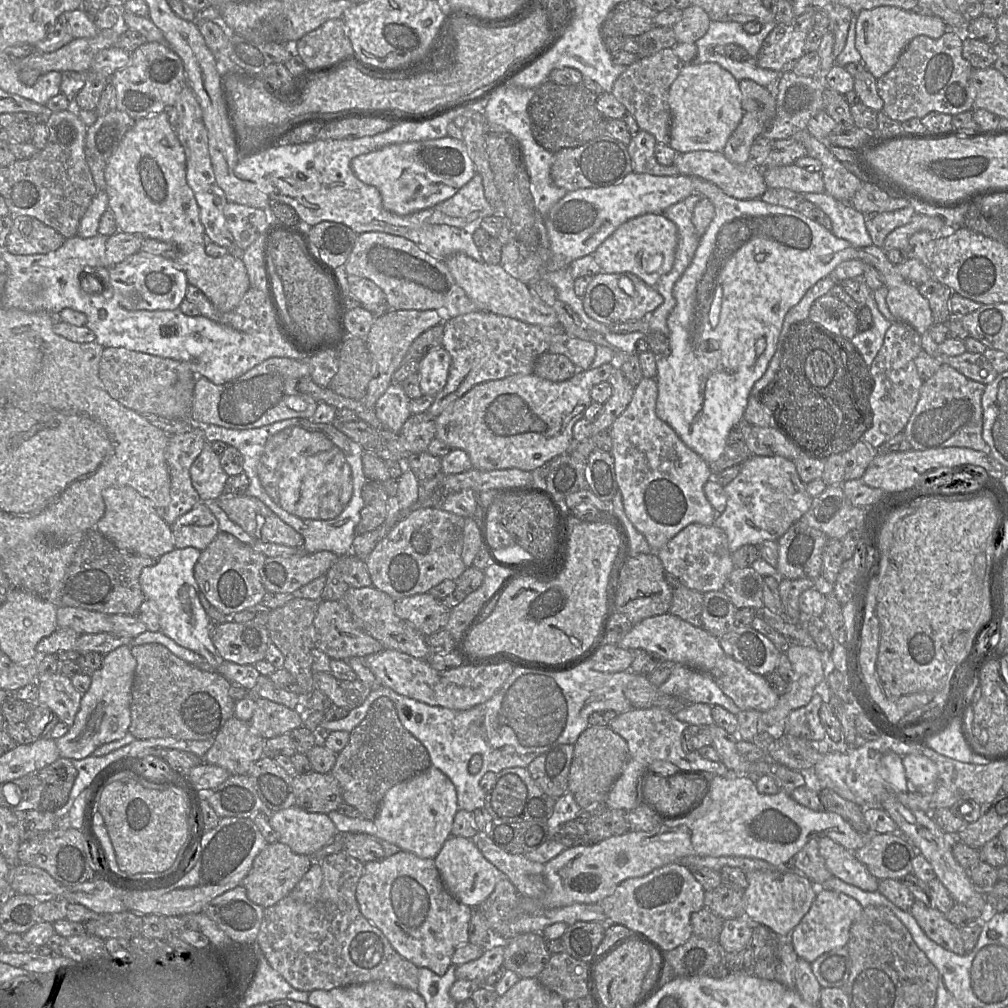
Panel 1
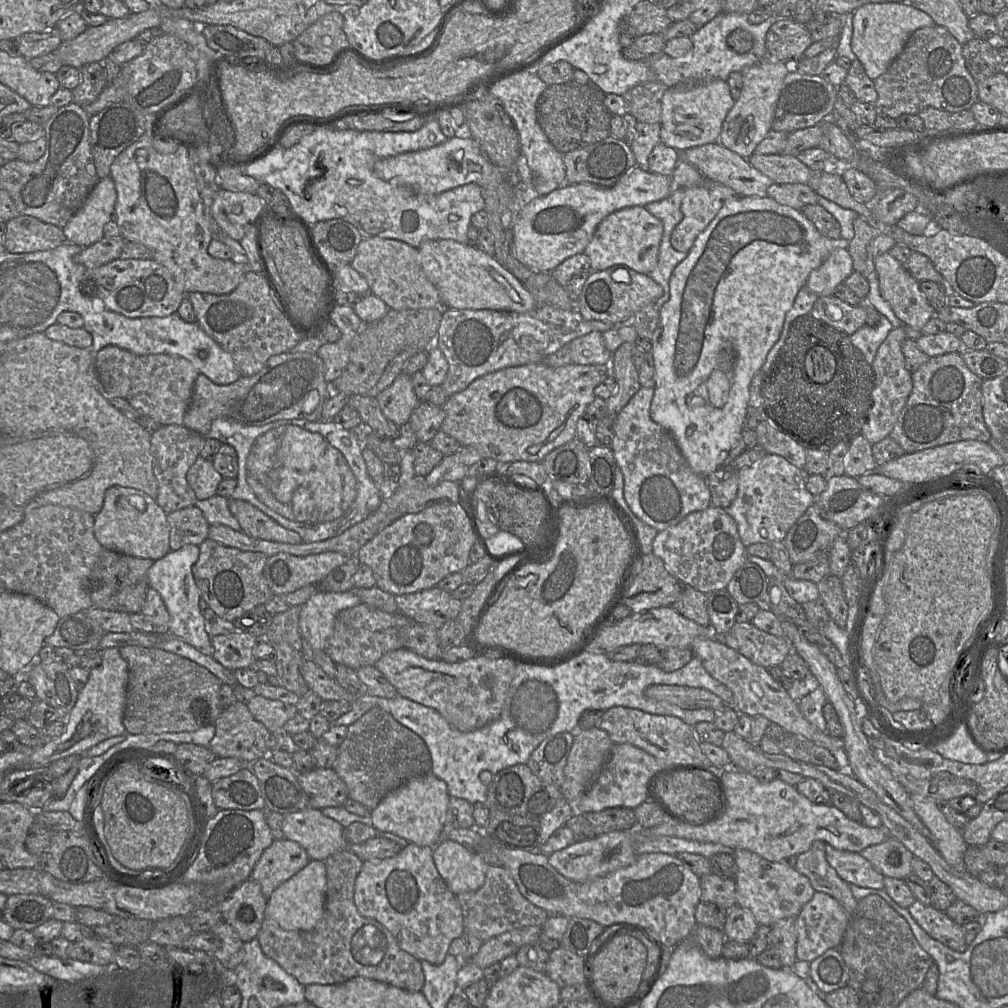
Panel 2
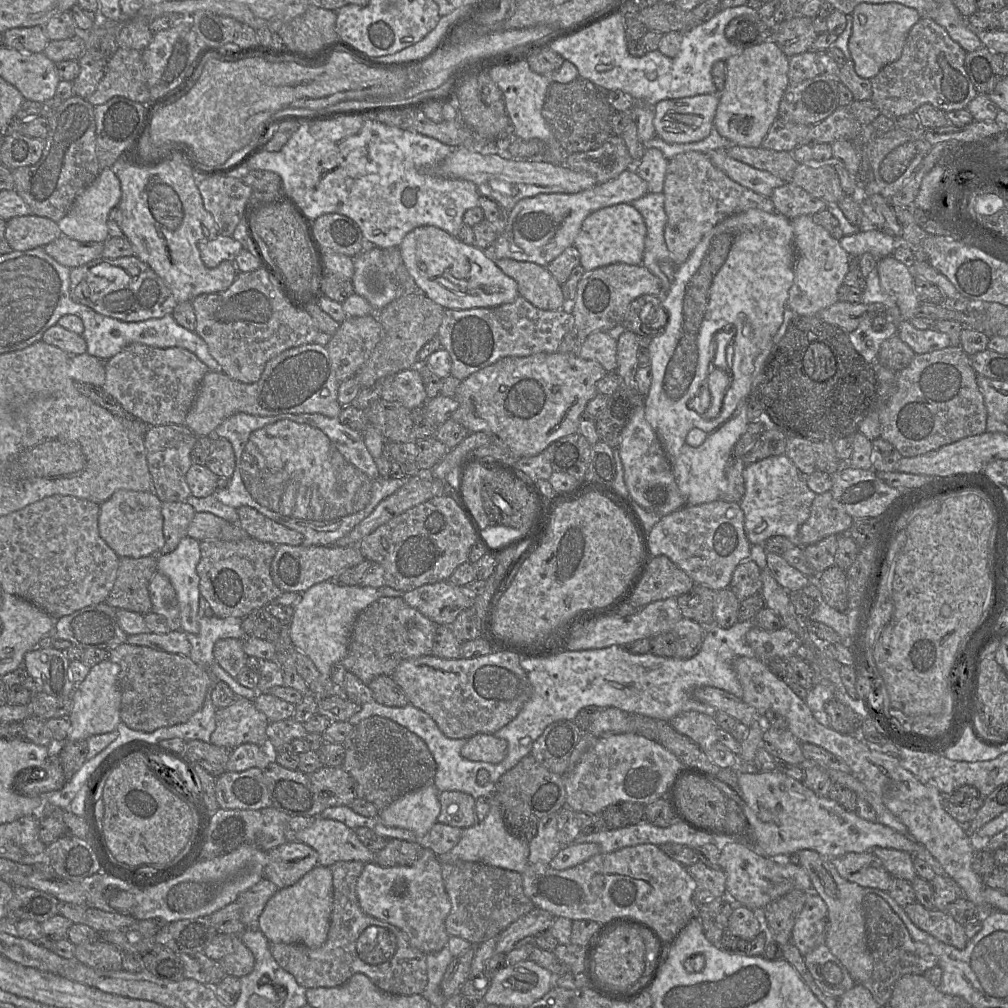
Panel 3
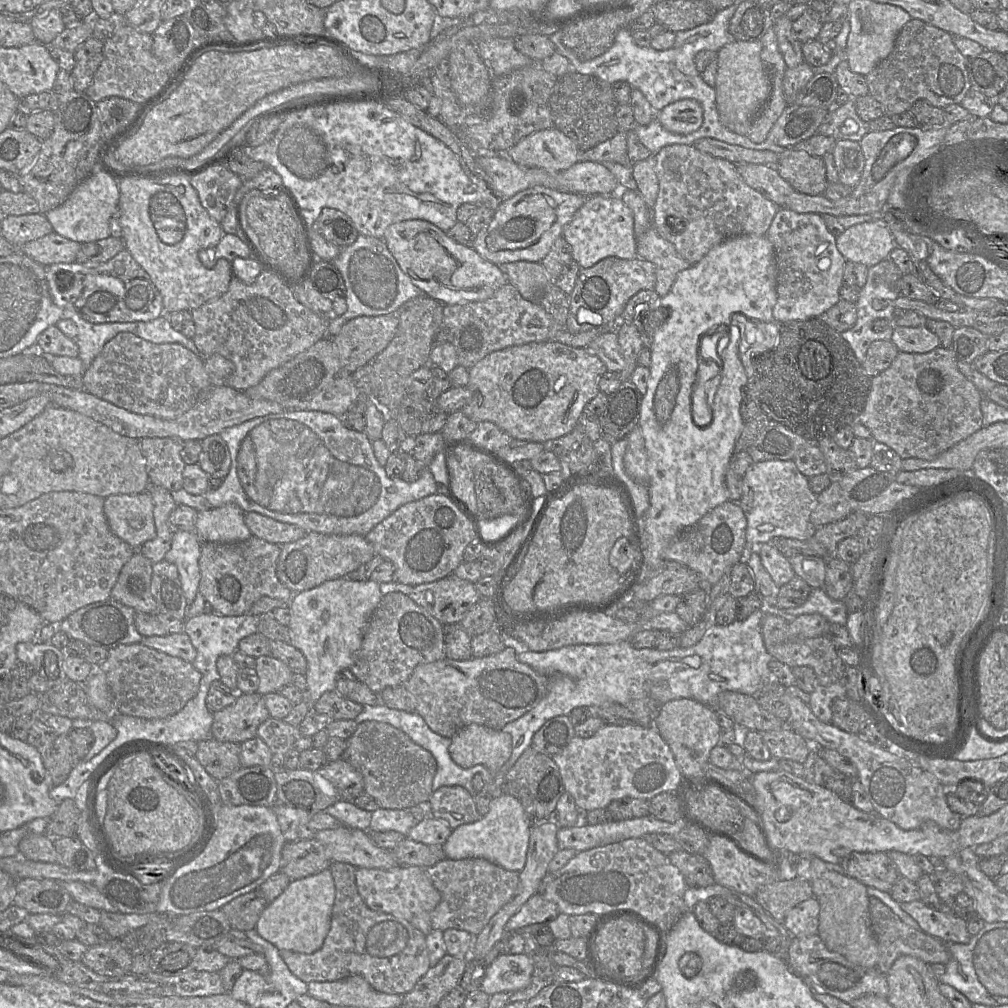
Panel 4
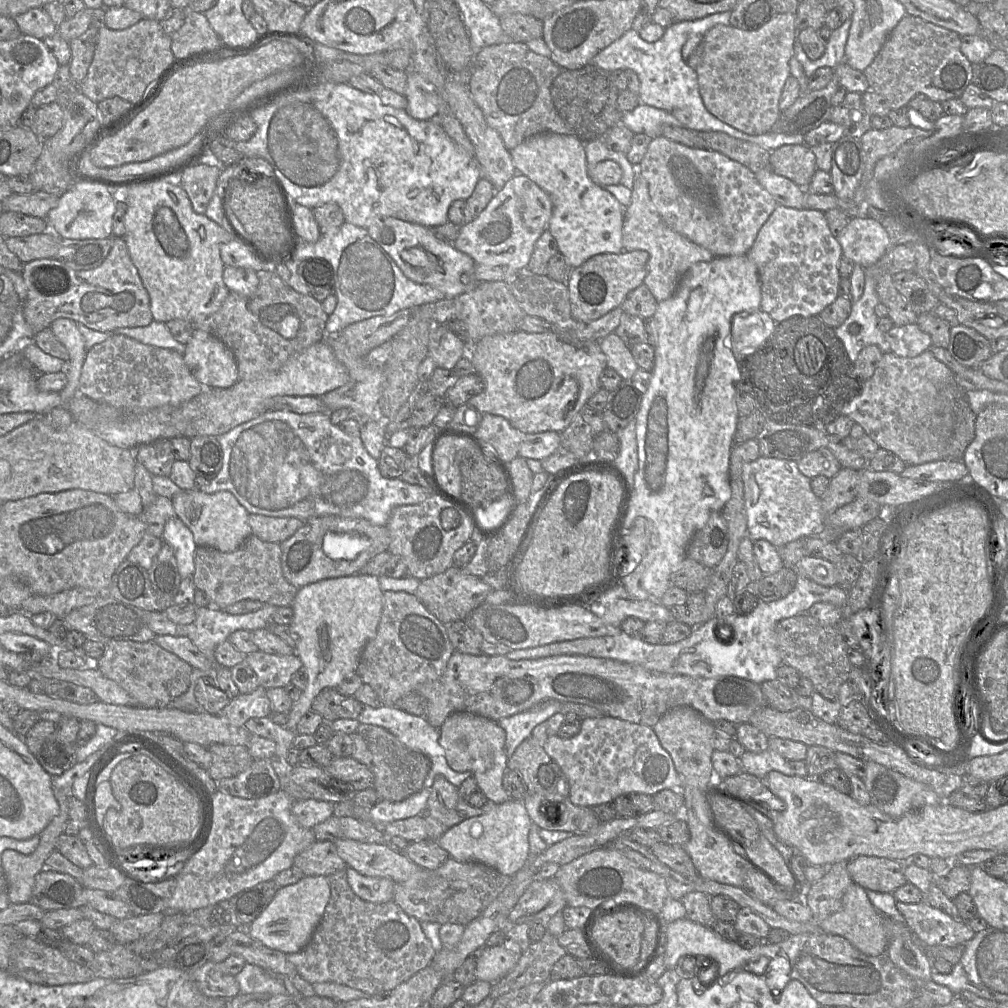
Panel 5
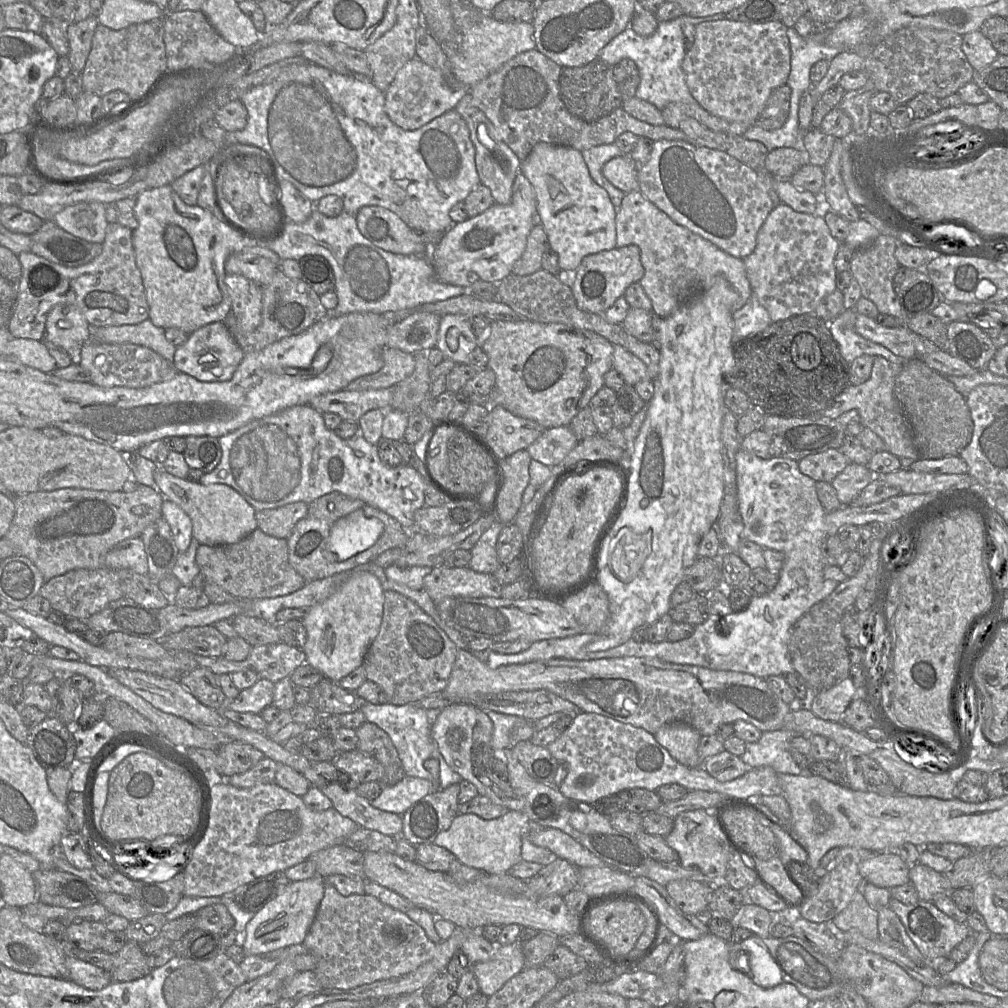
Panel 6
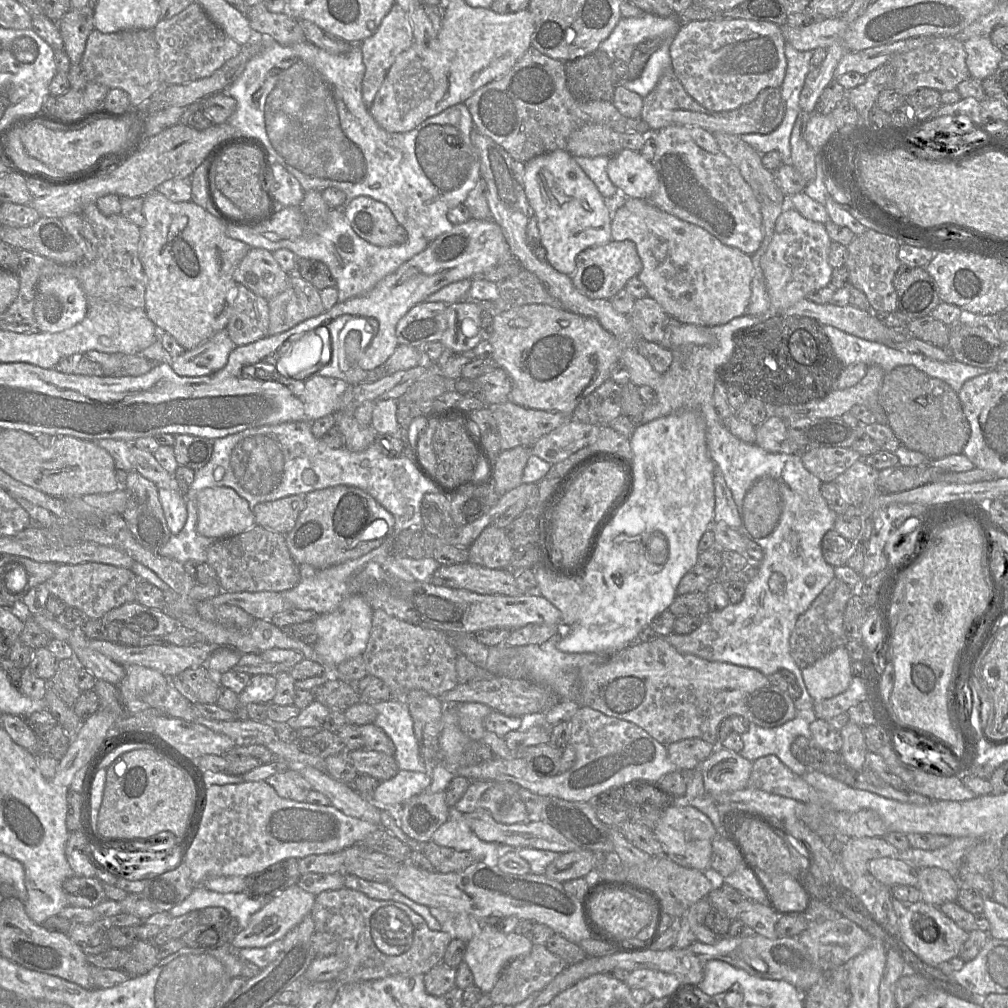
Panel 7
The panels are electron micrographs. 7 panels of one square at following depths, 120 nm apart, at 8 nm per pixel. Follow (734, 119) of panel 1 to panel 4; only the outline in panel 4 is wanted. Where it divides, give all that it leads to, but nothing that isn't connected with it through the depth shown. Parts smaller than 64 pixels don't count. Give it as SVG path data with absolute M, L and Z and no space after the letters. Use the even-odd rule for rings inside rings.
M680 99L656 112L655 118L672 133L688 134L702 125L703 109L697 100Z

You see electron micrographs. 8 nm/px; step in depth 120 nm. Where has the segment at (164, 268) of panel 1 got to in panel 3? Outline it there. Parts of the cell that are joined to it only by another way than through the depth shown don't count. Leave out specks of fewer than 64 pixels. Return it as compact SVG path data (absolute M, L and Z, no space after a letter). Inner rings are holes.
M136 256L100 257L70 271L70 297L98 314L122 322L140 322L171 315L178 304L164 281Z

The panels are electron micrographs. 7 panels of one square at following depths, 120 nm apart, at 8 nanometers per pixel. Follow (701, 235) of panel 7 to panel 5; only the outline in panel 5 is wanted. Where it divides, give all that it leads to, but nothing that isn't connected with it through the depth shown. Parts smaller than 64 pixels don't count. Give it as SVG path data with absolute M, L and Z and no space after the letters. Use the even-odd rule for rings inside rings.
M636 168L636 179L630 205L624 210L622 231L623 251L643 250L649 254L643 284L659 303L670 298L677 290L681 276L694 264L708 262L715 256L707 249L691 242L670 228L652 204L647 181Z

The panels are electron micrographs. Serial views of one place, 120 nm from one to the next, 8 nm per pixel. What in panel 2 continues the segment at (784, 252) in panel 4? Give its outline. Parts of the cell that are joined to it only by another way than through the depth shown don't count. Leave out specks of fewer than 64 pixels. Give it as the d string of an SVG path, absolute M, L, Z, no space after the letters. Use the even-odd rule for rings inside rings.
M836 248L809 274L806 286L819 297L830 296L853 271L852 257L848 250Z

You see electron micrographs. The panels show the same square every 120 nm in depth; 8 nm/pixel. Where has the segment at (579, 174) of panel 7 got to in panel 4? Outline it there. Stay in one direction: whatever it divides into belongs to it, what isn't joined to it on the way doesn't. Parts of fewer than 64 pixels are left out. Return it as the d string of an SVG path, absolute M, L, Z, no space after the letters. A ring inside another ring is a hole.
M556 127L539 130L507 150L507 157L523 167L562 171L579 161L579 148ZM602 194L588 196L585 203L564 226L562 237L571 246L572 258L582 269L592 267L607 257L621 259L637 257L633 212L616 196Z

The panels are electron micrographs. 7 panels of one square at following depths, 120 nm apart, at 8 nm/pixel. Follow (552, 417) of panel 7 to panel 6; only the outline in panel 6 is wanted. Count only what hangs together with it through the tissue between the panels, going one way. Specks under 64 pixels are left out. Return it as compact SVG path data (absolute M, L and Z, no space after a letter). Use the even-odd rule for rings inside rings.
M500 405L489 407L488 424L483 438L500 459L527 449L545 430L537 422L516 416Z

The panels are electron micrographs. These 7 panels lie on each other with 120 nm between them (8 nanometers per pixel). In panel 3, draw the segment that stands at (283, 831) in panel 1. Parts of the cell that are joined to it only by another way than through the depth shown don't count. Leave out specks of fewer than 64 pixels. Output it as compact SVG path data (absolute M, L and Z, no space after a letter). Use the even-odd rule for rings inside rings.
M318 817L312 825L300 830L296 839L318 853L320 866L331 867L341 861L374 861L375 852L359 840L355 830L336 820Z

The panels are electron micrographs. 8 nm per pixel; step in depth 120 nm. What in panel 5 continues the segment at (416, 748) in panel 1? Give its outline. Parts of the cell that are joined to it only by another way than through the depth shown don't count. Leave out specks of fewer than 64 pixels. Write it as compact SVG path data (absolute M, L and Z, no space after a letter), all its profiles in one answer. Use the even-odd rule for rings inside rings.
M360 723L354 733L352 758L367 766L374 776L373 788L380 800L400 802L424 788L431 761L425 754L404 745L383 727Z

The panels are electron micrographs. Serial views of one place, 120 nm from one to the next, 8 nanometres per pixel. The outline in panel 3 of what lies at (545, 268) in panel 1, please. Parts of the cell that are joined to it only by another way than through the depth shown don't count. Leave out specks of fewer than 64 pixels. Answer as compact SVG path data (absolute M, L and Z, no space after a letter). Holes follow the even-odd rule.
M626 169L616 178L597 183L578 193L542 193L521 199L509 211L504 231L486 250L493 259L509 258L543 267L574 245L583 221L591 213L620 203L631 203L648 193L648 184L636 172Z

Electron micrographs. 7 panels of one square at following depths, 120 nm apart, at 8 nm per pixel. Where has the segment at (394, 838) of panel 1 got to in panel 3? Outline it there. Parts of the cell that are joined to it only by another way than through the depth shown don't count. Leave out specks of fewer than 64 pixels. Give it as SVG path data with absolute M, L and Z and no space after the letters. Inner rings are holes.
M432 785L410 793L380 810L377 820L383 825L409 830L419 838L437 822L441 805L439 791Z

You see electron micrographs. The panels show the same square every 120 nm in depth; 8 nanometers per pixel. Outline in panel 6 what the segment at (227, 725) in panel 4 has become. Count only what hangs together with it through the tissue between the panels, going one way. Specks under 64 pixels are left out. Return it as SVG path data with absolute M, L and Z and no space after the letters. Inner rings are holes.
M259 678L252 687L241 691L236 699L228 702L226 708L242 713L260 714L273 703L274 685L270 680Z

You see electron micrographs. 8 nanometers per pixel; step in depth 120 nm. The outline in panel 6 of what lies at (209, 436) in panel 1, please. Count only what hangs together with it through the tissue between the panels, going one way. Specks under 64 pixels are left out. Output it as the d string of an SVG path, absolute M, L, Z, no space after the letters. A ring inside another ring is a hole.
M309 405L289 407L276 414L253 420L221 436L218 441L222 453L220 462L210 473L204 474L199 483L203 486L227 485L256 511L275 509L300 501L309 504L323 495L338 492L382 510L396 519L404 529L416 531L414 513L424 506L424 491L427 487L425 478L410 465L391 467L384 464L376 445L366 441L360 434L350 439L340 438L334 430L325 426L322 413ZM222 470L227 472L225 478L219 477Z

